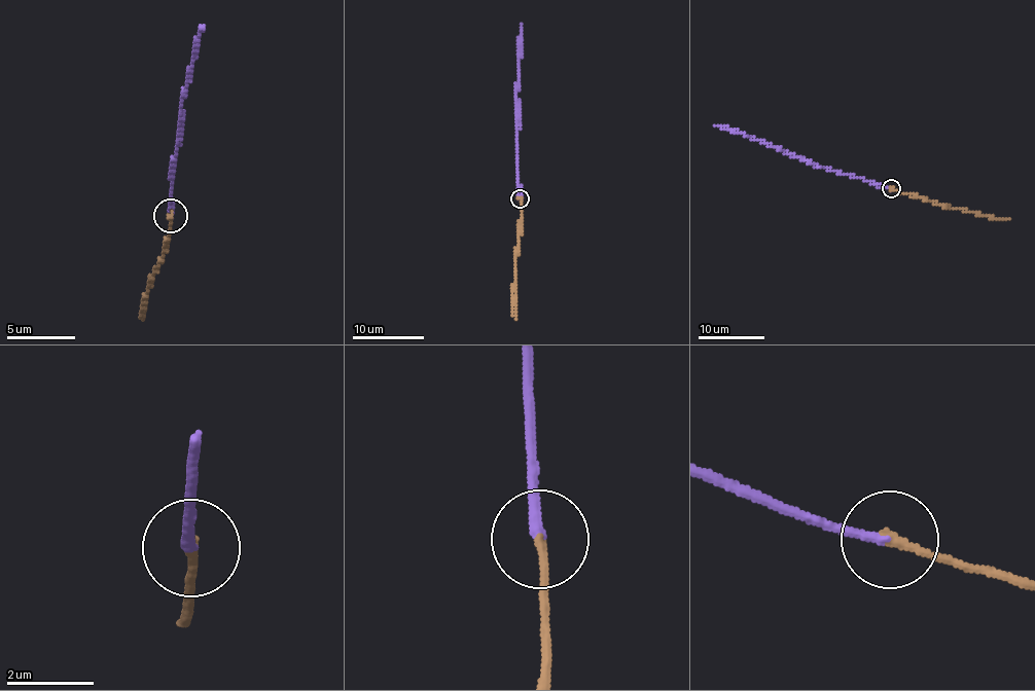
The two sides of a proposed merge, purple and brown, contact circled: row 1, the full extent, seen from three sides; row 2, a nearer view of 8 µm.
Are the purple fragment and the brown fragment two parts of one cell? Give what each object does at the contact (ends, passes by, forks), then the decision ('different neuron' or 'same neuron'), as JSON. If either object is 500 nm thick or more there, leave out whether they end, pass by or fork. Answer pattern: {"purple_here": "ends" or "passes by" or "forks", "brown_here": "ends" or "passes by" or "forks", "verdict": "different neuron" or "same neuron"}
{"purple_here": "ends", "brown_here": "ends", "verdict": "same neuron"}

